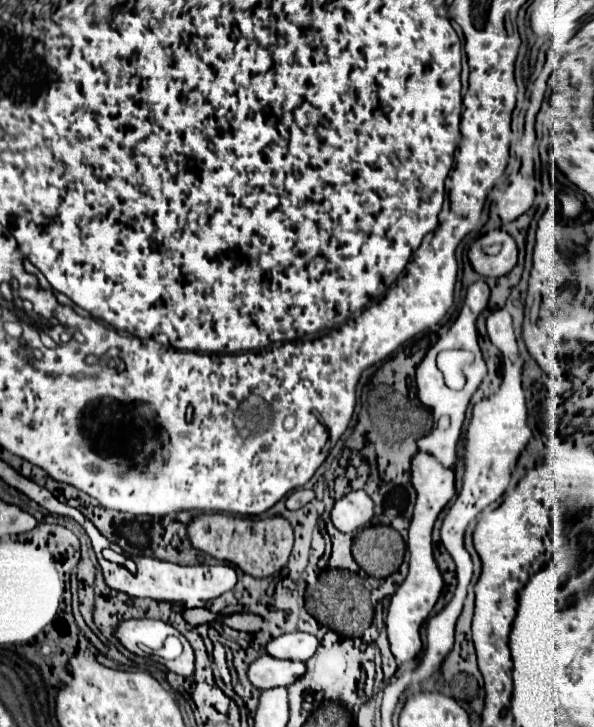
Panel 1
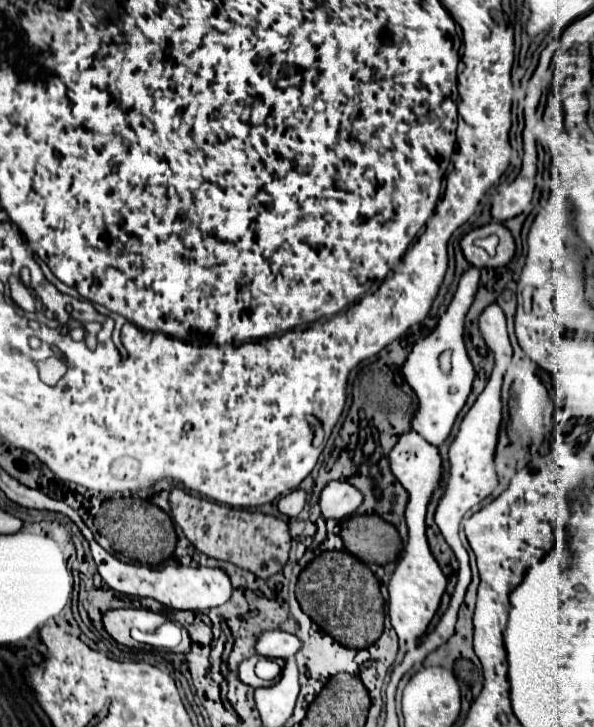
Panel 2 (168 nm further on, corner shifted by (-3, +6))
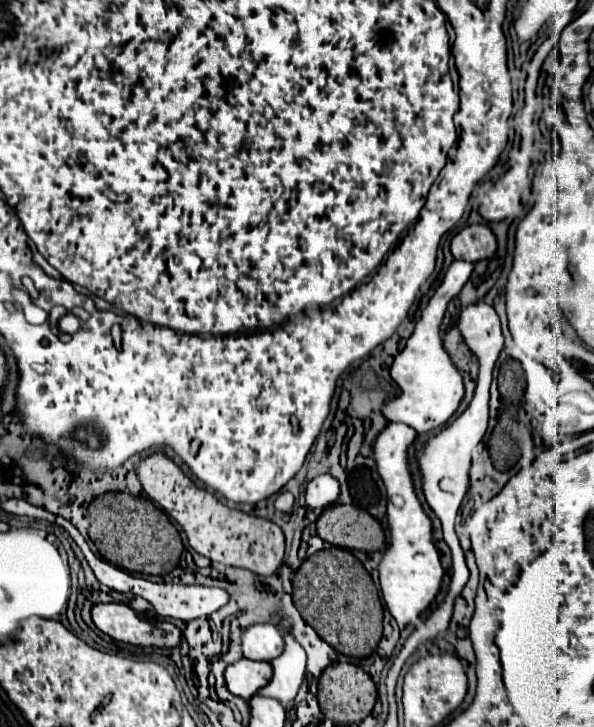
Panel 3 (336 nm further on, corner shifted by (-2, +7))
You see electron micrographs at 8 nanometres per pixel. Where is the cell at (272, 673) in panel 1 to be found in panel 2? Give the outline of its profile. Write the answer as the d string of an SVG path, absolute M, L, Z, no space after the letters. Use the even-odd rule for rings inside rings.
M257 654L251 656L251 658L247 658L247 660L243 660L241 666L239 666L239 680L241 680L243 684L251 686L251 688L259 688L259 686L269 686L269 684L273 684L273 682L267 682L267 680L261 680L261 678L255 676L253 668L255 668L257 662L259 662L259 656L257 656Z

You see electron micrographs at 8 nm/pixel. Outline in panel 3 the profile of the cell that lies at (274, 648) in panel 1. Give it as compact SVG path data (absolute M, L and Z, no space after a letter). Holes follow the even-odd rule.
M252 625L242 635L242 651L252 661L272 661L284 651L284 637L270 625Z

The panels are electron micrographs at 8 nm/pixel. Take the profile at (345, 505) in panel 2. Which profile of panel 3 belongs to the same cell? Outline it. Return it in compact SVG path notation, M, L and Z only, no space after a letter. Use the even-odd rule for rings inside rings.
M320 475L306 485L306 503L312 509L326 509L340 497L340 483L330 475Z

